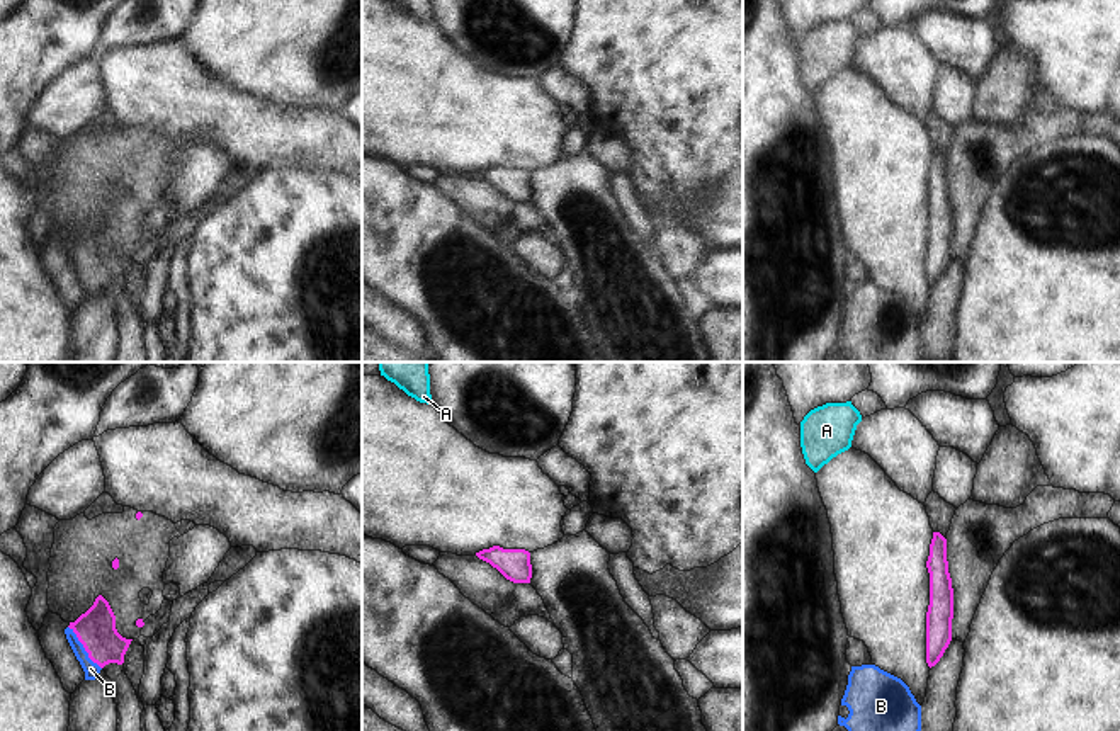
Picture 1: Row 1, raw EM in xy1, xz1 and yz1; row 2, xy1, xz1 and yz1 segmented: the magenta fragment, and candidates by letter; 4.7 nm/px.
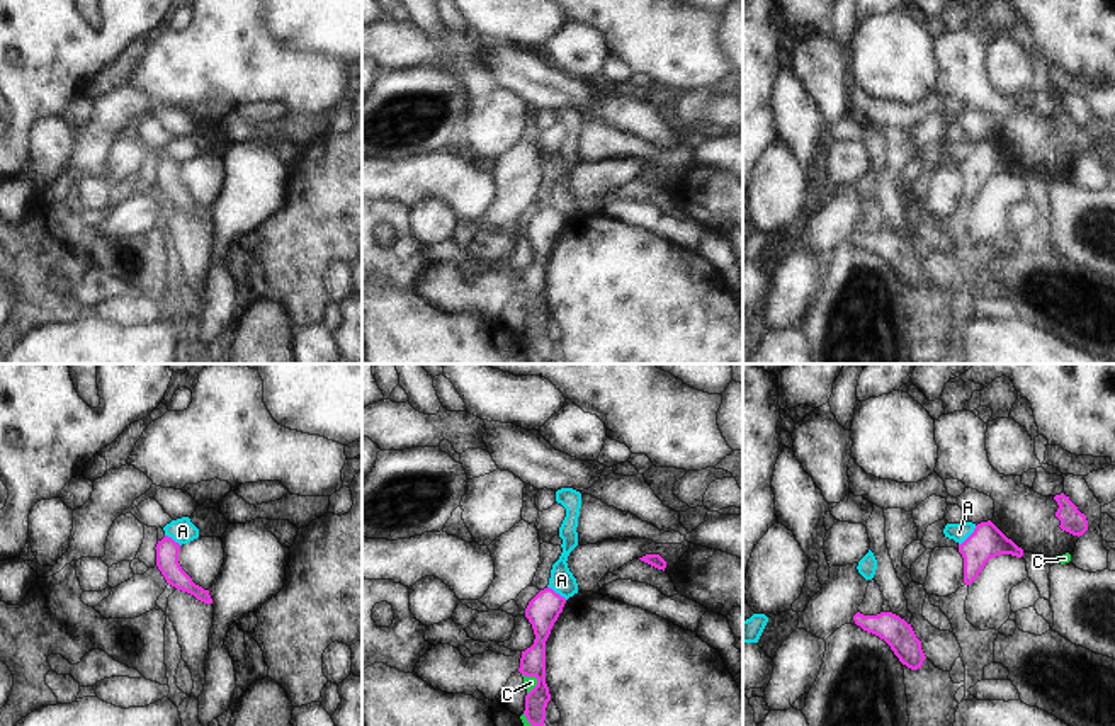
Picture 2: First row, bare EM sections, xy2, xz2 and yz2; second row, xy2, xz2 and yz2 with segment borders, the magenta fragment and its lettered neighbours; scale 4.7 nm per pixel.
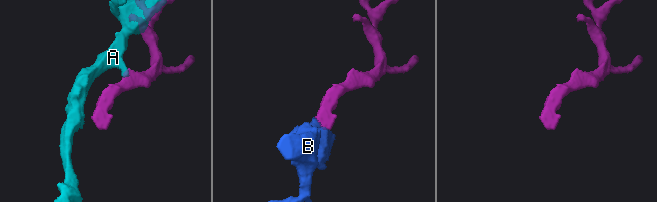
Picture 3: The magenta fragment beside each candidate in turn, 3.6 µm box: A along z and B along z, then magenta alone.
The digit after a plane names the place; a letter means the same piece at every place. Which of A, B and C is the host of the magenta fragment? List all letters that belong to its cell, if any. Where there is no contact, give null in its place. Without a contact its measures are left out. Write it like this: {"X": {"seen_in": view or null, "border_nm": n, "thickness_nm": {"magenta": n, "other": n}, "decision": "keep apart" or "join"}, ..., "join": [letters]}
{"A": {"seen_in": "yz2", "border_nm": 130, "thickness_nm": {"magenta": 160, "other": 90}, "decision": "keep apart"}, "B": {"seen_in": "xy1", "border_nm": 260, "thickness_nm": {"magenta": 190, "other": 70}, "decision": "join"}, "C": {"seen_in": "xz2", "border_nm": 110, "thickness_nm": {"magenta": 130, "other": 60}, "decision": "keep apart"}, "join": ["B"]}

